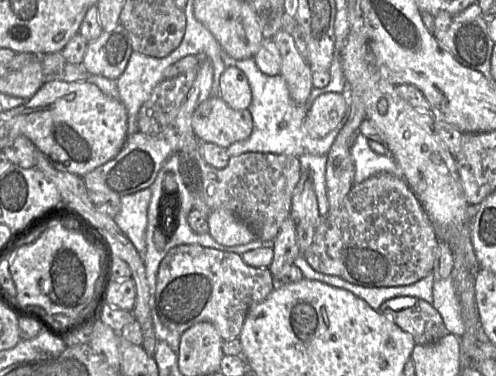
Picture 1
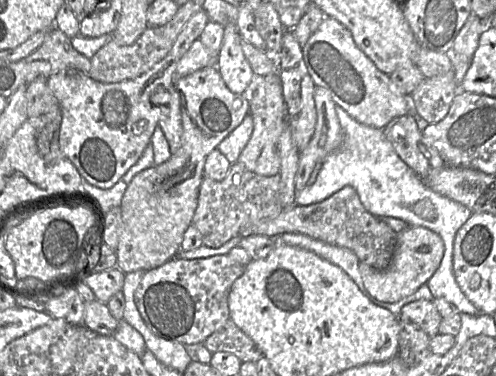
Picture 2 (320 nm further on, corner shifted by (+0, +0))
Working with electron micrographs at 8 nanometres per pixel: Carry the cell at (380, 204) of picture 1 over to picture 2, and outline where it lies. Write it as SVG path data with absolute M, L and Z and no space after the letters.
M346 186L326 200L308 206L294 205L284 208L281 213L268 221L247 228L238 236L262 235L279 238L284 233L299 233L322 242L353 251L360 262L385 270L392 262L398 233L383 219L372 215L363 206L357 191Z

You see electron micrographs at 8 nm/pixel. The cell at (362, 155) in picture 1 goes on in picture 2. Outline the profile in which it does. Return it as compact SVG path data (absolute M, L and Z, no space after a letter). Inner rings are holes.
M335 105L335 111L343 131L340 148L329 154L312 186L296 191L295 203L308 206L331 197L346 186L353 187L365 207L372 215L392 217L405 221L409 226L427 228L439 236L445 244L444 257L435 274L427 282L434 298L444 298L455 305L459 313L480 314L477 308L461 291L453 271L454 241L458 230L471 217L473 212L466 206L442 196L432 190L395 152L382 129L361 124L353 119L342 107ZM430 200L436 216L427 216L425 207L416 208L418 202Z

